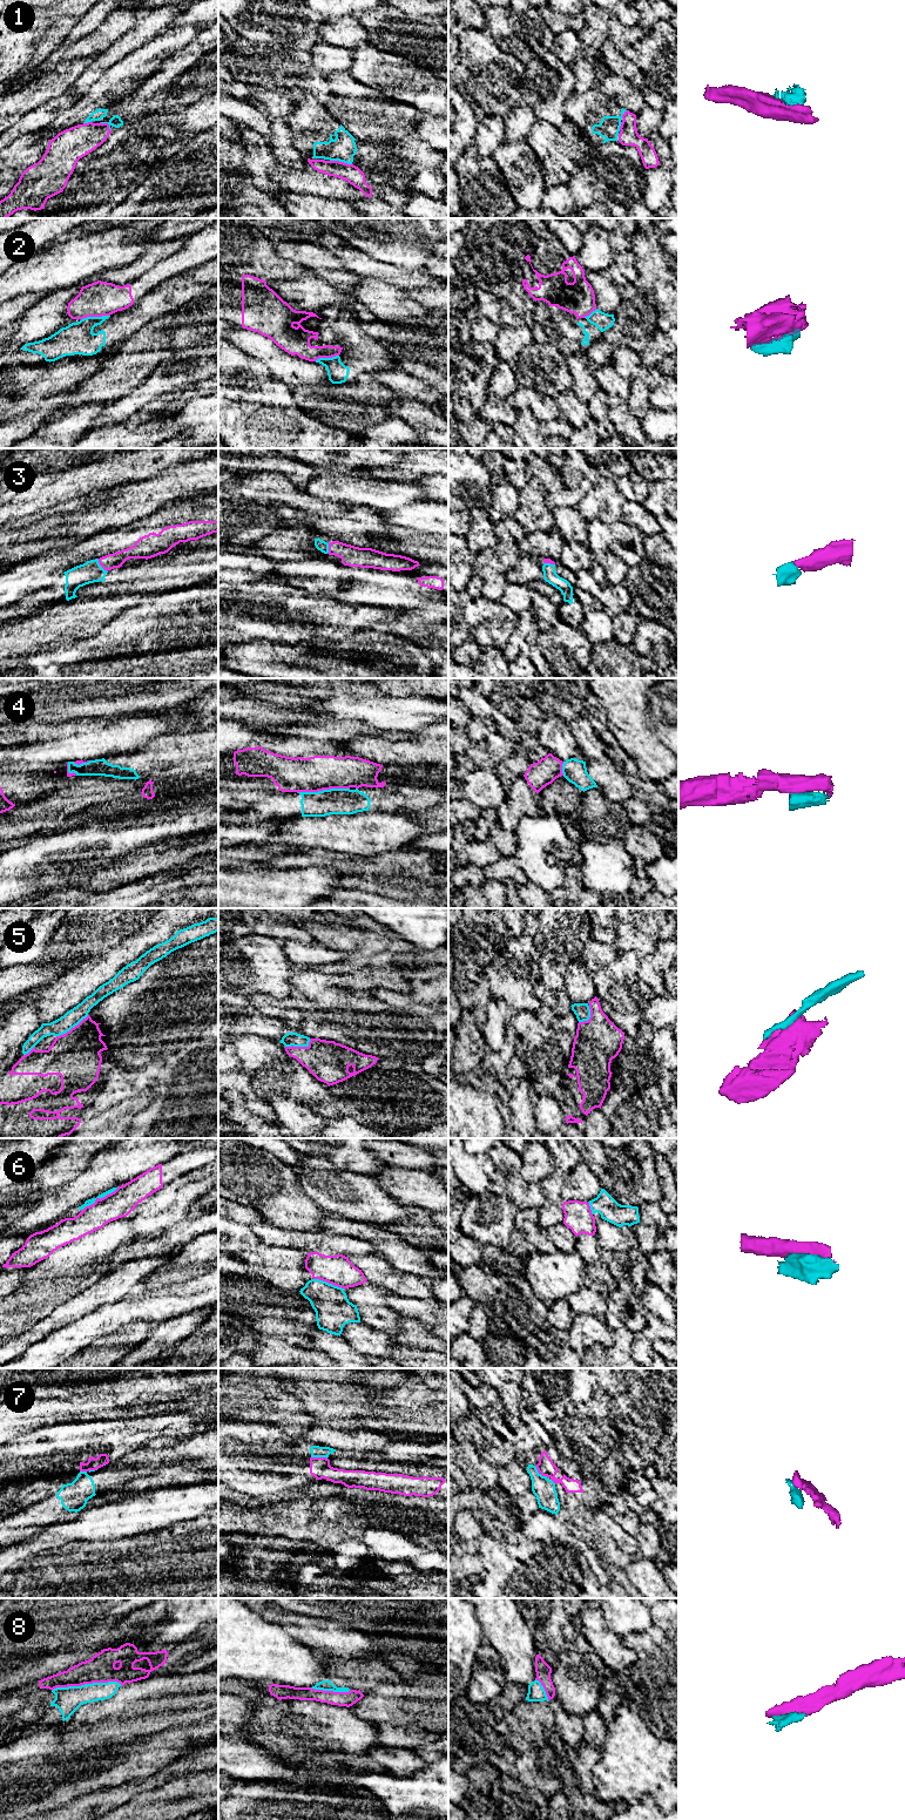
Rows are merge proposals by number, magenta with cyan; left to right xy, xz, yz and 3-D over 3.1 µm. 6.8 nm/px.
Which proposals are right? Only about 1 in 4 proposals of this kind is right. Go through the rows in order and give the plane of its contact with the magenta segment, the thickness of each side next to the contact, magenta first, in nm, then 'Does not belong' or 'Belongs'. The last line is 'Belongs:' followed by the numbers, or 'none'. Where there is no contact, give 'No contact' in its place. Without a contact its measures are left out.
1: Touches magenta in xz. Thickness 120 nm (magenta) against 180 nm. Belongs
2: Touches magenta in xy. Thickness 240 nm (magenta) against 220 nm. Does not belong
3: Touches magenta in xy. Thickness 110 nm (magenta) against 150 nm. Belongs
4: Touches magenta in xz. Thickness 240 nm (magenta) against 180 nm. Does not belong
5: Touches magenta in xy. Thickness 340 nm (magenta) against 110 nm. Does not belong
6: Touches magenta in xy. Thickness 190 nm (magenta) against 50 nm. Does not belong
7: Touches magenta in xz. Thickness 140 nm (magenta) against 80 nm. Does not belong
8: Touches magenta in xy. Thickness 190 nm (magenta) against 180 nm. Belongs
Belongs: 1, 3, 8

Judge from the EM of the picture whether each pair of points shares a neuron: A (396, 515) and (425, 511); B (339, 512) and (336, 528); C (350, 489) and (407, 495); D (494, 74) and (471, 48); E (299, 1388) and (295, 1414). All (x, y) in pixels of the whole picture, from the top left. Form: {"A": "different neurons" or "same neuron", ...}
{"A": "same neuron", "B": "different neurons", "C": "same neuron", "D": "same neuron", "E": "different neurons"}

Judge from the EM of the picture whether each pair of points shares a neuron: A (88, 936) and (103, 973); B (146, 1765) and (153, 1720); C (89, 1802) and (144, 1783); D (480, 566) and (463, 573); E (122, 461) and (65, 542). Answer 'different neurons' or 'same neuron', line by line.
A: different neurons
B: different neurons
C: same neuron
D: different neurons
E: different neurons

